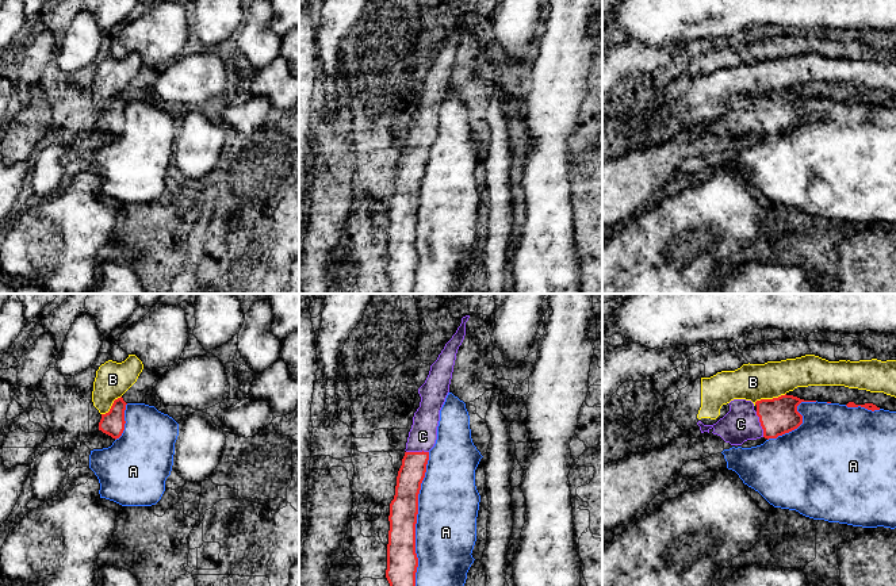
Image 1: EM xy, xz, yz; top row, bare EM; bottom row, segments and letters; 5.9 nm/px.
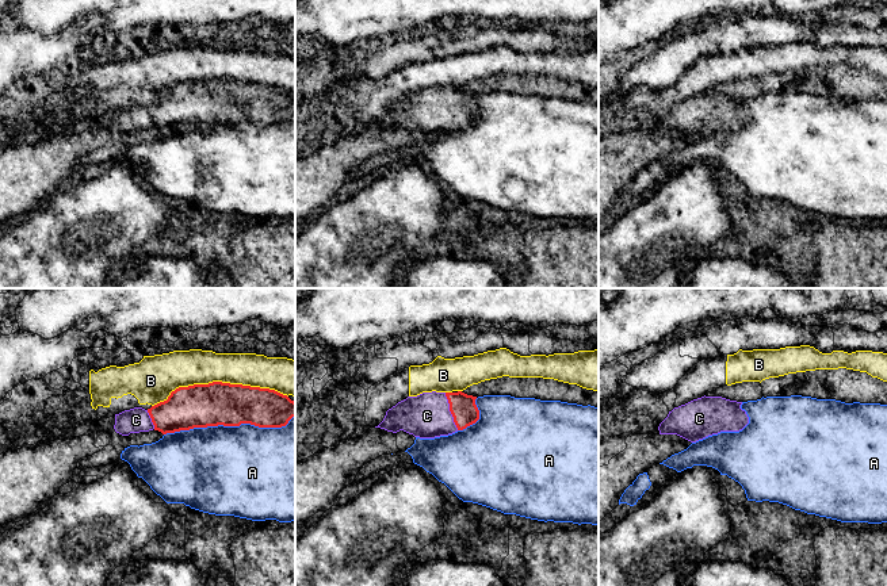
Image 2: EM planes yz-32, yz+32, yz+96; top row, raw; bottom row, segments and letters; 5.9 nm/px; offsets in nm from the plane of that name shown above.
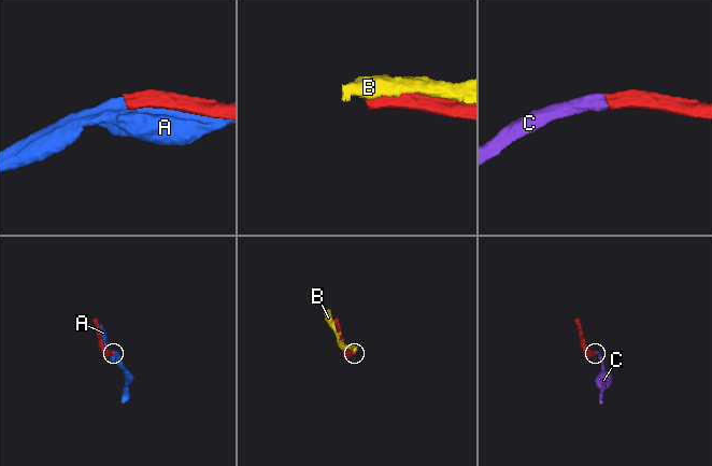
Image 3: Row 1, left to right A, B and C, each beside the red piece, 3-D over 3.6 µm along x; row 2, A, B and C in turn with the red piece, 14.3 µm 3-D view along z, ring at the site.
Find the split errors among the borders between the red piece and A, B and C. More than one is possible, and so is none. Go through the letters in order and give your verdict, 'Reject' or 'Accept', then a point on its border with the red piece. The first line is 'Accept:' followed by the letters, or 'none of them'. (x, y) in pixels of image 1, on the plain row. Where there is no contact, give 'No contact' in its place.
Accept: C
A: Reject. Touches red at xz (416, 219)
B: Reject. Touches red at yz (769, 96)
C: Accept. Touches red at yz (761, 121)

